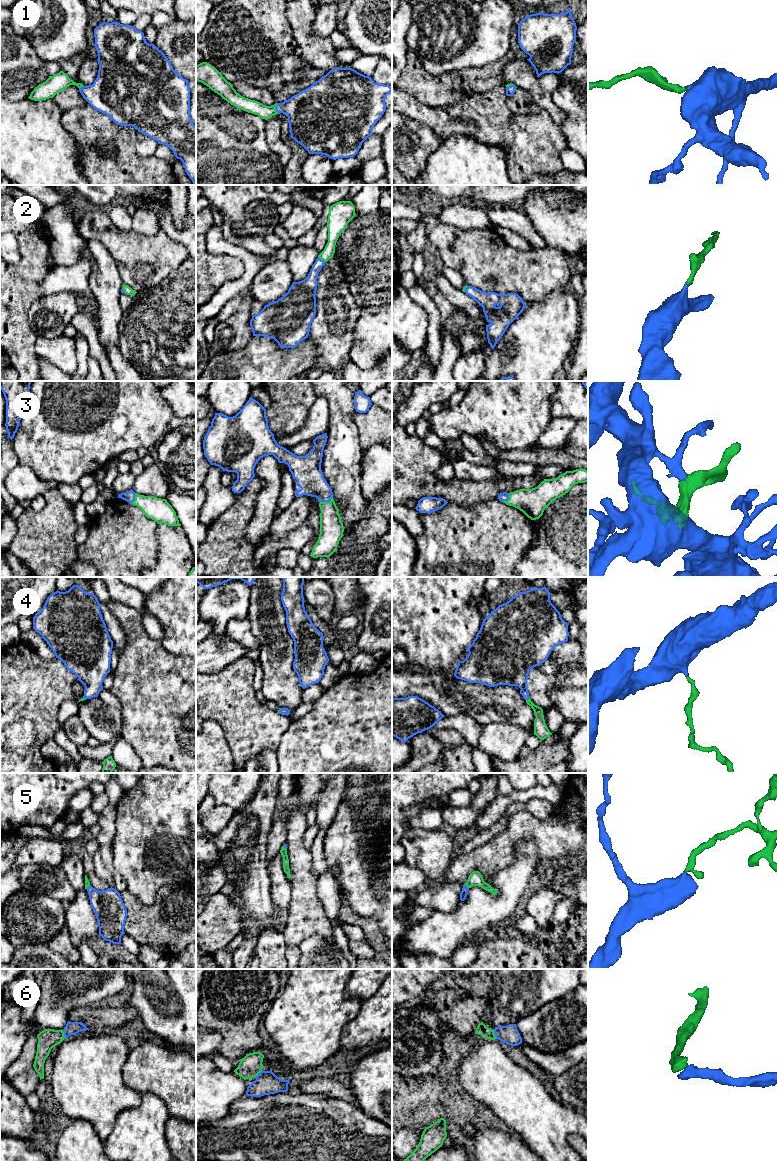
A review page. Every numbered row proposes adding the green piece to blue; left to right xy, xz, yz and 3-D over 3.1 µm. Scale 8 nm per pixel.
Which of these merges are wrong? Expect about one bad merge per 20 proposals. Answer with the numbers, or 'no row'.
no row

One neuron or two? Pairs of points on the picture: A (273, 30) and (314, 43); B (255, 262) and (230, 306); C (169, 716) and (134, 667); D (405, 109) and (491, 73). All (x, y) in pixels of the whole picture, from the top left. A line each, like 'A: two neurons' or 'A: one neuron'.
A: two neurons
B: one neuron
C: one neuron
D: two neurons

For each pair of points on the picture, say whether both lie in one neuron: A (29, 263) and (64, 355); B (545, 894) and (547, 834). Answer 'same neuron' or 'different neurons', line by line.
A: different neurons
B: different neurons

